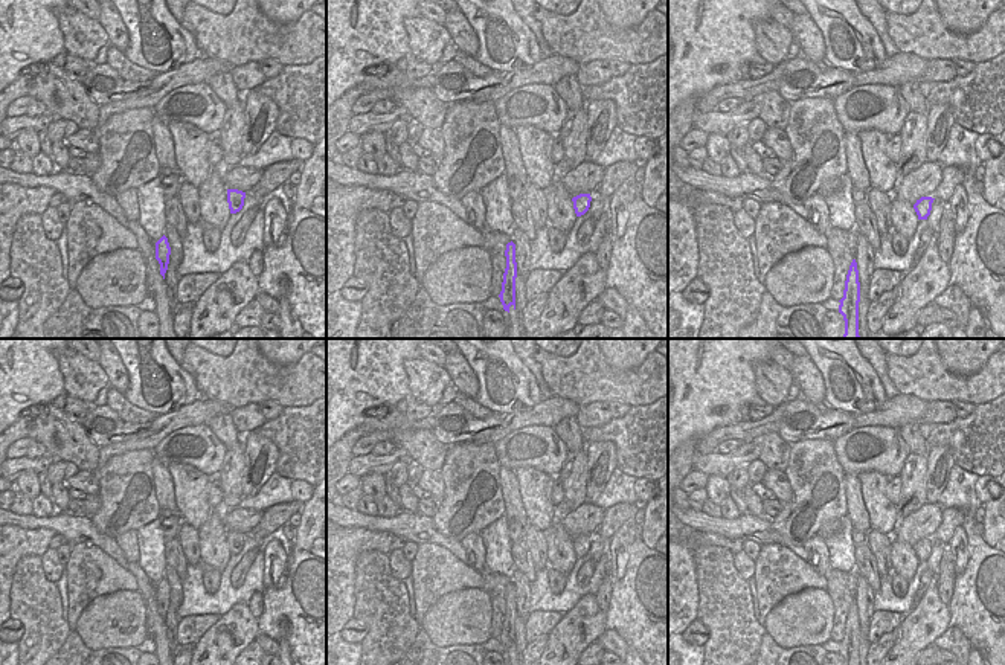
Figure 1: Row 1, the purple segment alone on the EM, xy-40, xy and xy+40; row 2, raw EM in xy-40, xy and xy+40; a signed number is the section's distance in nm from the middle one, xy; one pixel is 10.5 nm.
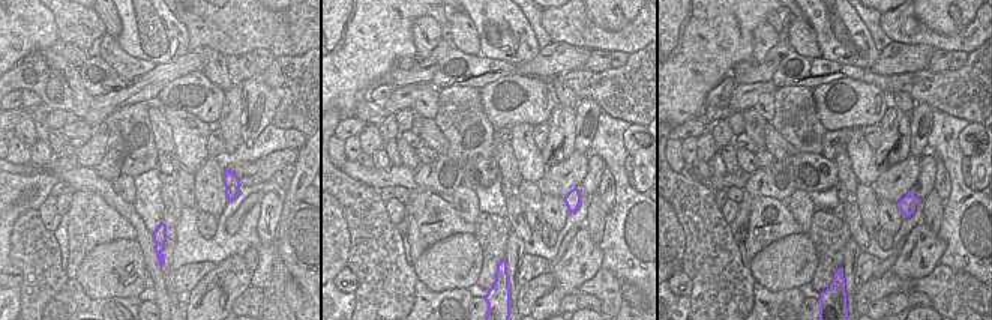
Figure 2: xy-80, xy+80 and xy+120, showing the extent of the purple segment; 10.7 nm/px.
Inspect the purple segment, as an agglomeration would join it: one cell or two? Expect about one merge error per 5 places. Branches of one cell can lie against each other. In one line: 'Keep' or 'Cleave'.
Keep.

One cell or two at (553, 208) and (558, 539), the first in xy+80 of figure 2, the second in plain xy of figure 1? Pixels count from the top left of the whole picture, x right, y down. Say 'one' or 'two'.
one

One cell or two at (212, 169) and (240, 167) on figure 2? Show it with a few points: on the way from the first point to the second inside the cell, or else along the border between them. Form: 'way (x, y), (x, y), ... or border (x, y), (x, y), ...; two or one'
border (227, 160), (222, 167); two

